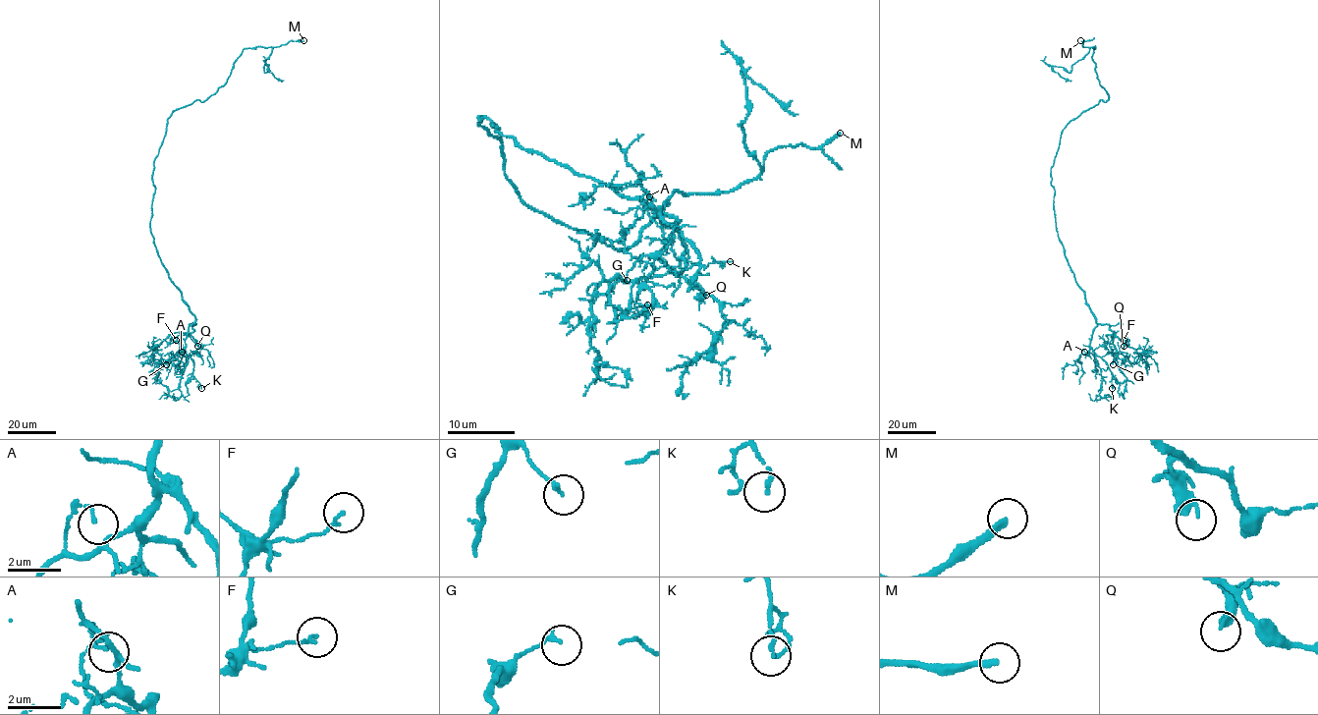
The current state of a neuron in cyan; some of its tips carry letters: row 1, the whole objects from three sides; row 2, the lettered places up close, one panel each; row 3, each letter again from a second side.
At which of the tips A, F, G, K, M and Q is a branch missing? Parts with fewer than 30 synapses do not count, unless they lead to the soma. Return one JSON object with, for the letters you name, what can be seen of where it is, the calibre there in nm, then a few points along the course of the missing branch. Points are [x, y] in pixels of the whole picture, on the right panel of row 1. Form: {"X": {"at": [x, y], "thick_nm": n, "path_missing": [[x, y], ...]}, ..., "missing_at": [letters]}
{"M": {"at": [1080, 40], "thick_nm": 220}, "missing_at": ["M"]}

